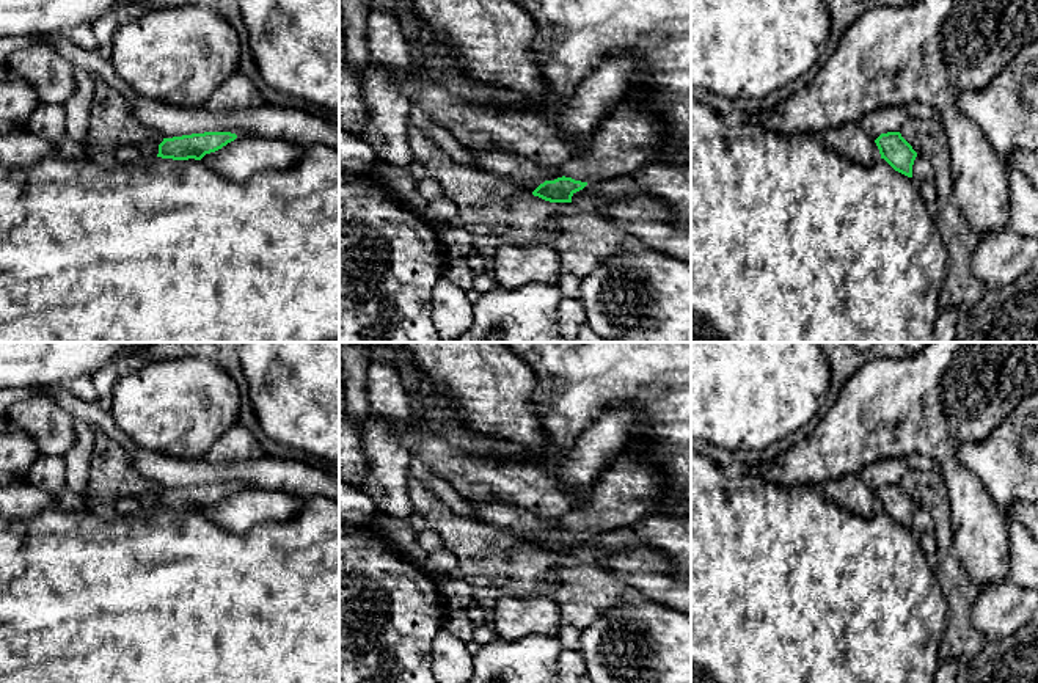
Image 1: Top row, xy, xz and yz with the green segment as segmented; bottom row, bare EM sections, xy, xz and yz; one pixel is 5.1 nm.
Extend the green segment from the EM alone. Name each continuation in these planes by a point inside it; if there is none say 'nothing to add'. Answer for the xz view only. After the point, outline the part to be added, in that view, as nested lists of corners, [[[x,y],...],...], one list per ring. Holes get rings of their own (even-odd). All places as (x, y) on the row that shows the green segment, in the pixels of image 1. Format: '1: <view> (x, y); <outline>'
1: xz (630, 137); [[[634,93],[627,97],[587,138],[584,143],[584,152],[561,166],[562,176],[589,184],[630,174],[658,159],[658,151],[664,137],[661,116],[645,108],[642,104],[642,94]]]

